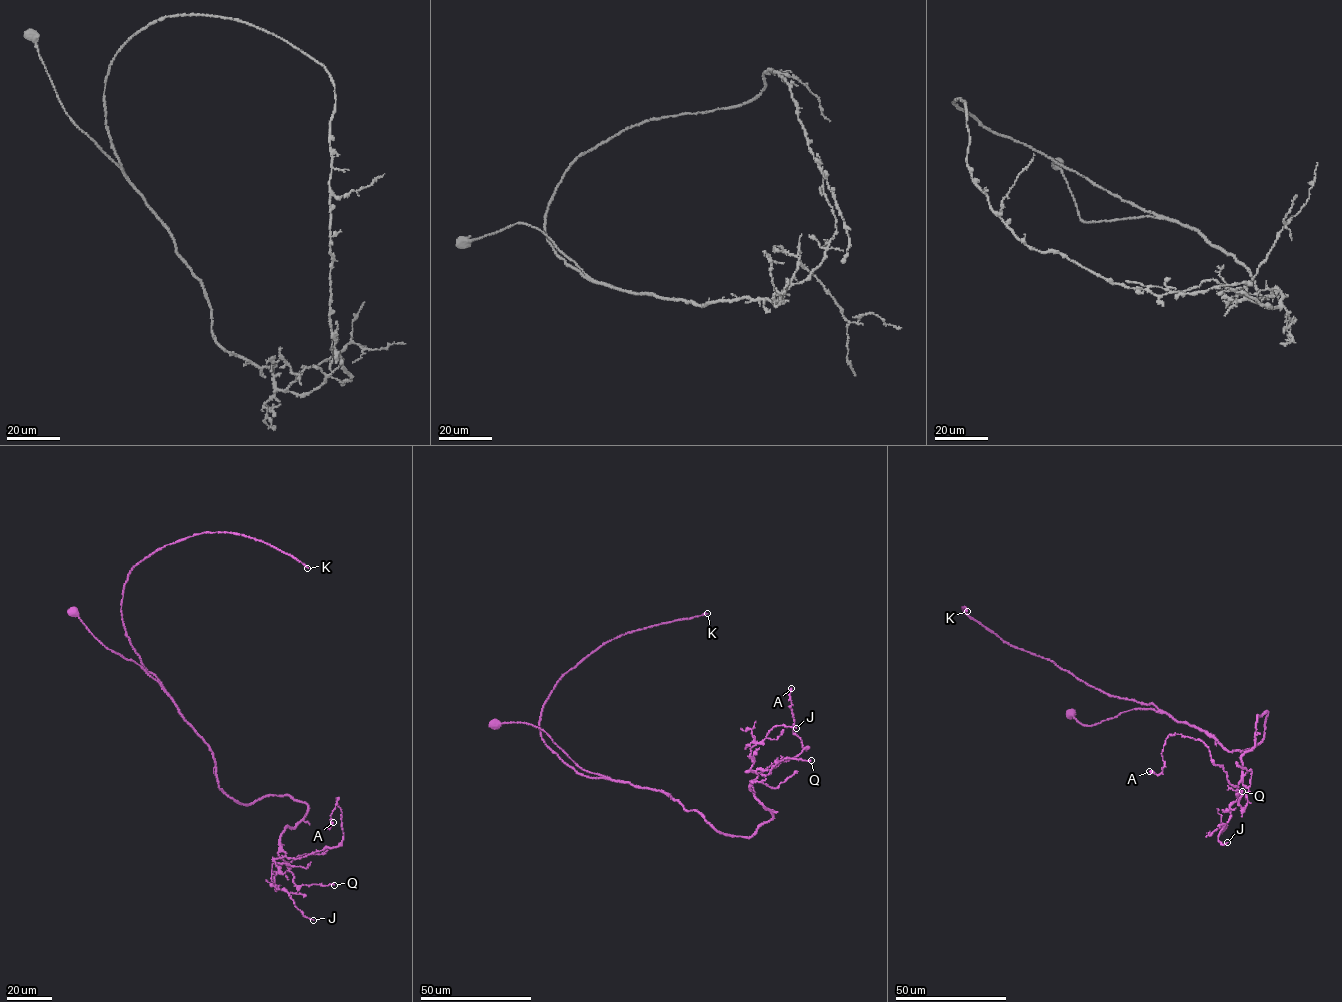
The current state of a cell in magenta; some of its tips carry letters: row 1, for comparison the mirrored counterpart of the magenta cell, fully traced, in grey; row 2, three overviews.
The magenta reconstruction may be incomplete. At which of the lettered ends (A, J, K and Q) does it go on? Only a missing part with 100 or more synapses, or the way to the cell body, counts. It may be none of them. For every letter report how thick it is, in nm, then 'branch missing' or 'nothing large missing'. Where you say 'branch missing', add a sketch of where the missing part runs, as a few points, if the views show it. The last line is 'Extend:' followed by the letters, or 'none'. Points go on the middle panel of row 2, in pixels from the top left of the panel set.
A: 190 nm thick; nothing large missing
J: 170 nm thick; nothing large missing
K: 240 nm thick; branch missing; missing branch runs (707, 613), (726, 607), (732, 585), (741, 585), (753, 613), (767, 627), (780, 667)
Q: 320 nm thick; nothing large missing
Extend: K

